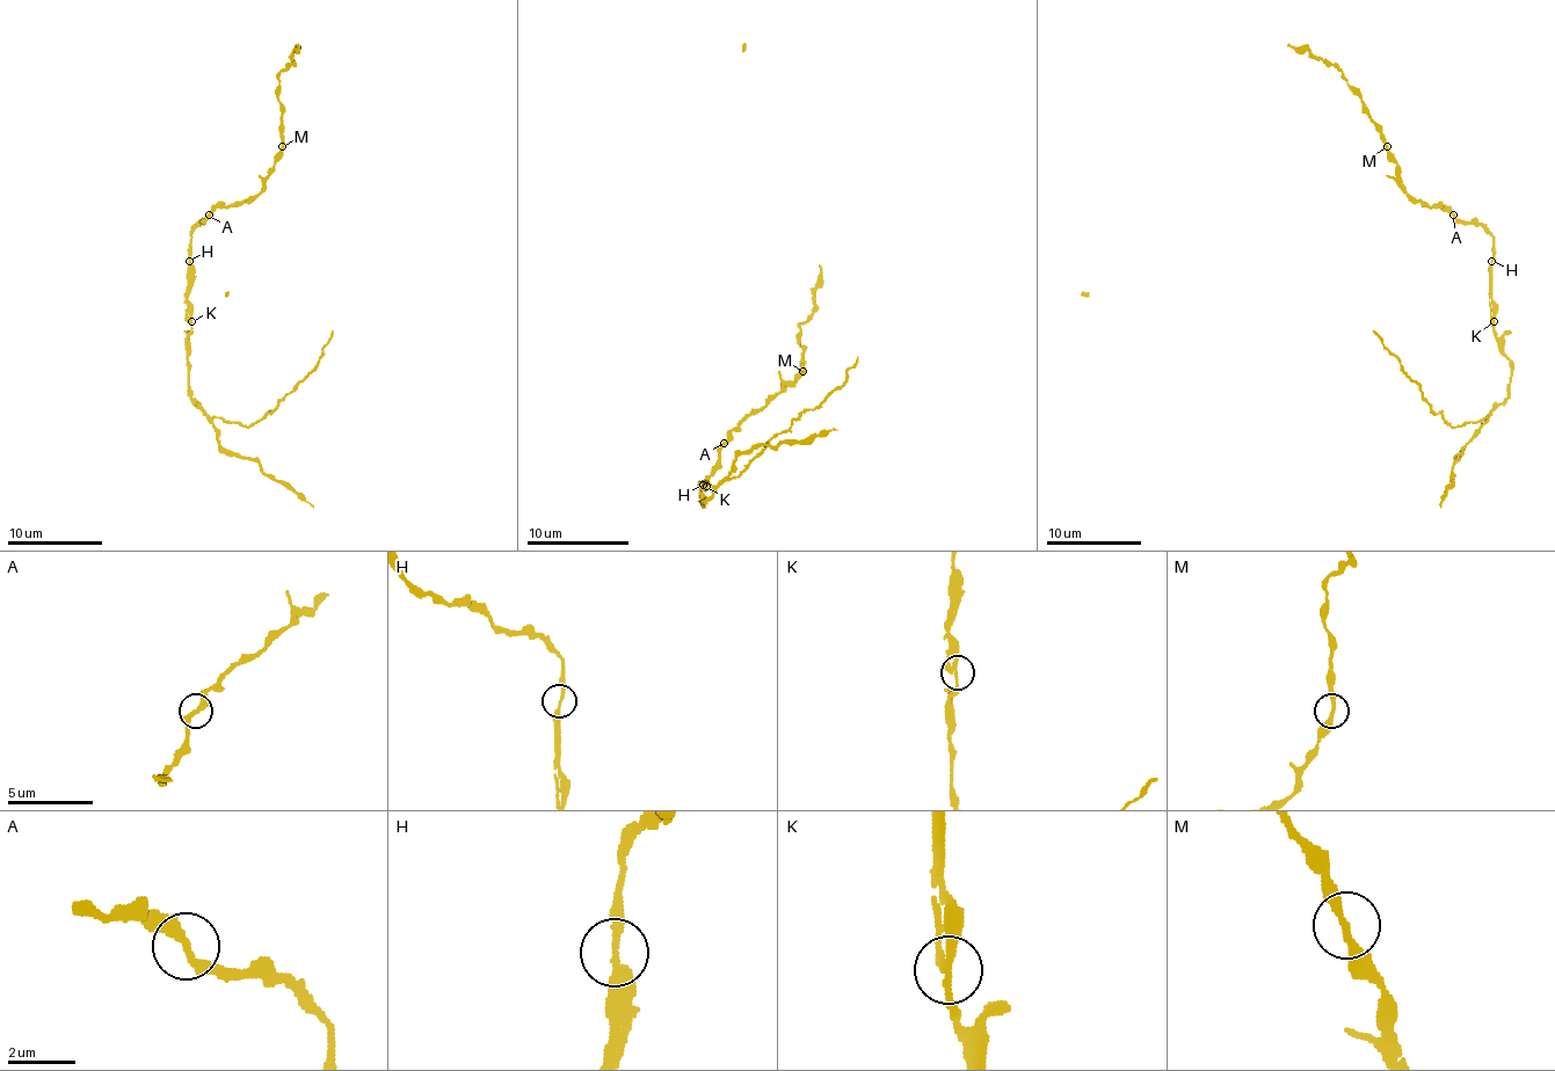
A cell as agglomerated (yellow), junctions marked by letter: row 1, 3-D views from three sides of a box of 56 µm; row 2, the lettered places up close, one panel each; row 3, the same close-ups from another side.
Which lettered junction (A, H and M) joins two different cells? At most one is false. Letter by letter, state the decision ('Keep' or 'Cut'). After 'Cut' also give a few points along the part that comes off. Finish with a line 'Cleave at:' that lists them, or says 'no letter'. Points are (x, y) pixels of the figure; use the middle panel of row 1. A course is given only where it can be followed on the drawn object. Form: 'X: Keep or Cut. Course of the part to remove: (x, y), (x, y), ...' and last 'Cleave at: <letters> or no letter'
A: Keep
H: Cut. Course of the part to remove: (704, 483), (704, 504), (770, 441), (838, 387), (857, 356)
M: Keep
Cleave at: H

